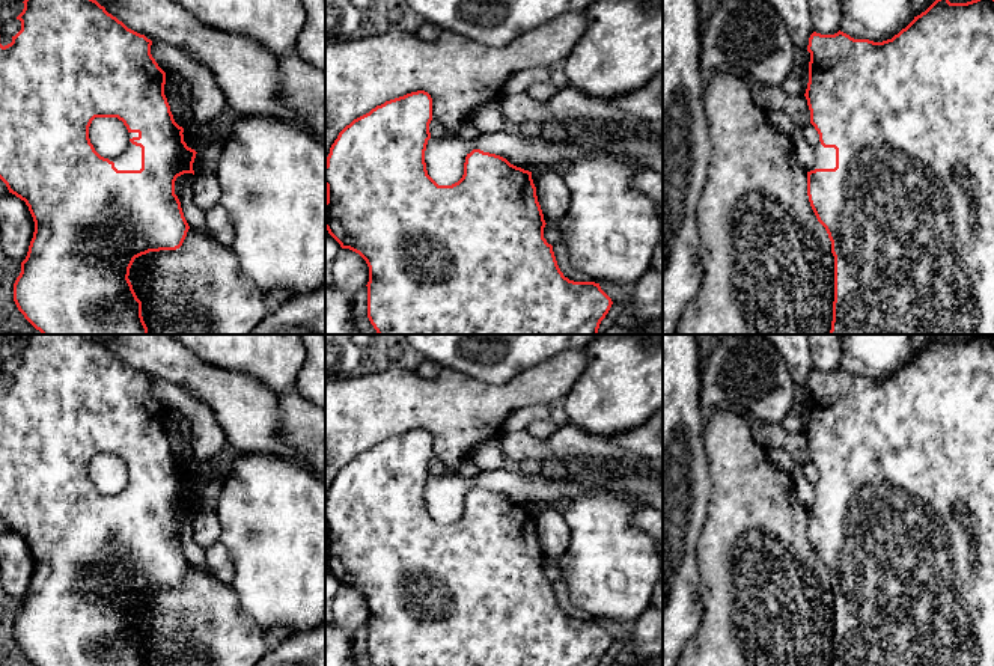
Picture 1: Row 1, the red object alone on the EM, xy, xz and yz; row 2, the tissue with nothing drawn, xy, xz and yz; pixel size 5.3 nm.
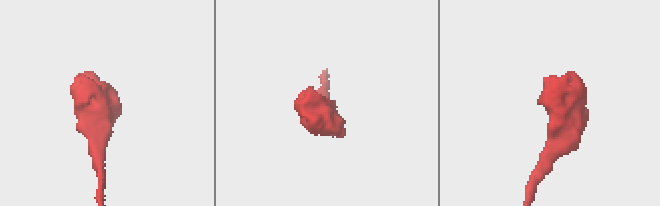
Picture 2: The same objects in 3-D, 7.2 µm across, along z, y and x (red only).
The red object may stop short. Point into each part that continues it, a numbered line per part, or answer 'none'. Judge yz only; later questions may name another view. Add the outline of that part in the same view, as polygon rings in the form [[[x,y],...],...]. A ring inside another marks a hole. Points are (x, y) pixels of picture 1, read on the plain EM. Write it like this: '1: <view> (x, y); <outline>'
1: yz (826, 494); [[[821,479],[815,484],[815,506],[834,506],[836,505],[836,487],[824,485]]]

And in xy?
1: xy (130, 496); [[[128,470],[128,482],[125,484],[123,490],[114,496],[108,496],[114,500],[117,508],[142,506],[142,485],[130,479],[133,475],[139,475],[139,470]]]

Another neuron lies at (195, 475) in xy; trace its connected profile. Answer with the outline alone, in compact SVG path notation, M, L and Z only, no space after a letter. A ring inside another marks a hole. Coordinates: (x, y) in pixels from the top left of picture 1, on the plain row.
M193 464L193 466L184 466L184 479L188 485L194 487L196 490L200 488L202 484L211 482L215 479L223 481L223 476L220 476L212 467Z

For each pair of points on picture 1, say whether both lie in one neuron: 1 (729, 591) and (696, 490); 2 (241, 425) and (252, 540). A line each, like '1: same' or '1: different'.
1: different
2: different

